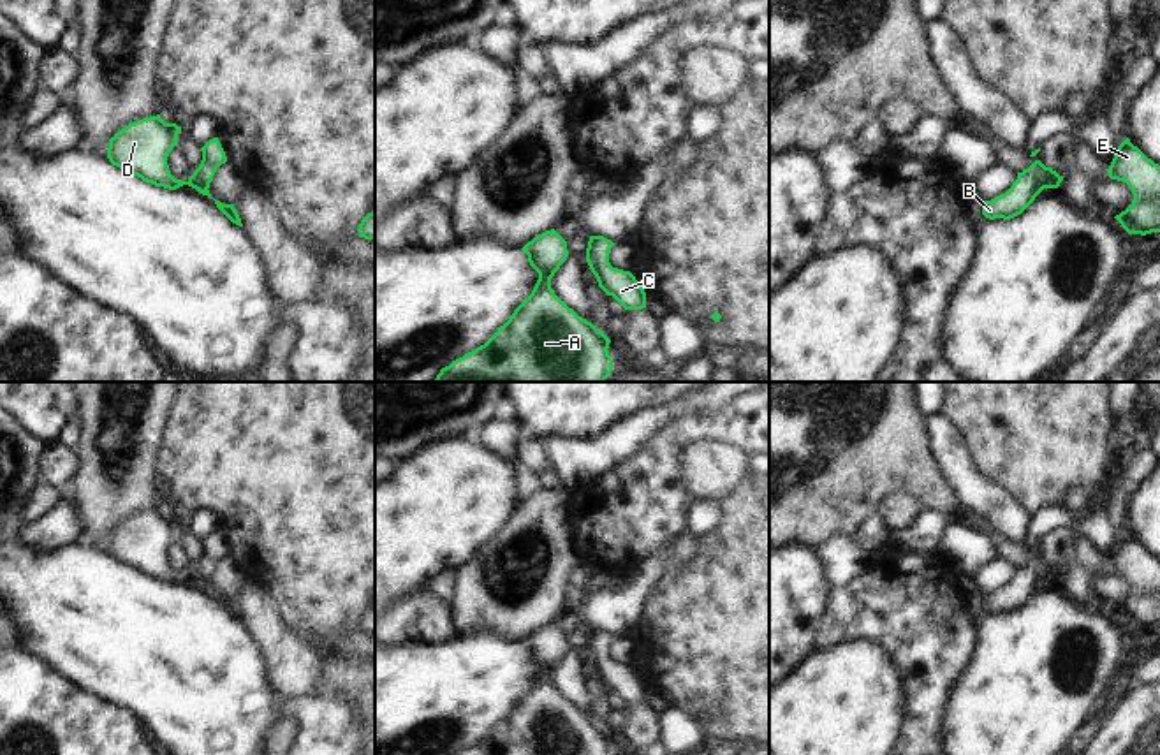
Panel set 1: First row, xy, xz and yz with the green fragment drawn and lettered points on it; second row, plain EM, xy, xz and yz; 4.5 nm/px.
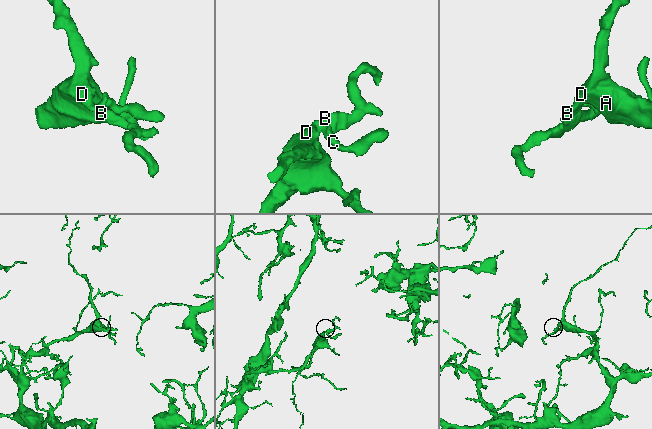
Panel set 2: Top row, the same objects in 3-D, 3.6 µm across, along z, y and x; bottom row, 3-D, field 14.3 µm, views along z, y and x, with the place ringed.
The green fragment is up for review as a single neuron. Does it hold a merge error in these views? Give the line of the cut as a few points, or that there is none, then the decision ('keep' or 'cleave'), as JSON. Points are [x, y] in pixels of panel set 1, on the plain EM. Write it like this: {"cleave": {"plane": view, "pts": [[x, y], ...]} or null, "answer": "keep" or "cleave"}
{"cleave": null, "answer": "keep"}

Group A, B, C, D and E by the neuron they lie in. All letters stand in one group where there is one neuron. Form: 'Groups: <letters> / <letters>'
Groups: A B C D E.

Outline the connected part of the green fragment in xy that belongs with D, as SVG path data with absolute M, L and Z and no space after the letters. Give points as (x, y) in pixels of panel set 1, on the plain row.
M160 509L137 514L118 524L109 533L107 553L113 560L141 572L155 581L176 584L183 579L211 591L209 577L217 563L227 556L218 531L209 533L202 542L202 554L187 574L176 574L167 560L167 551L178 539L181 521L165 517Z

